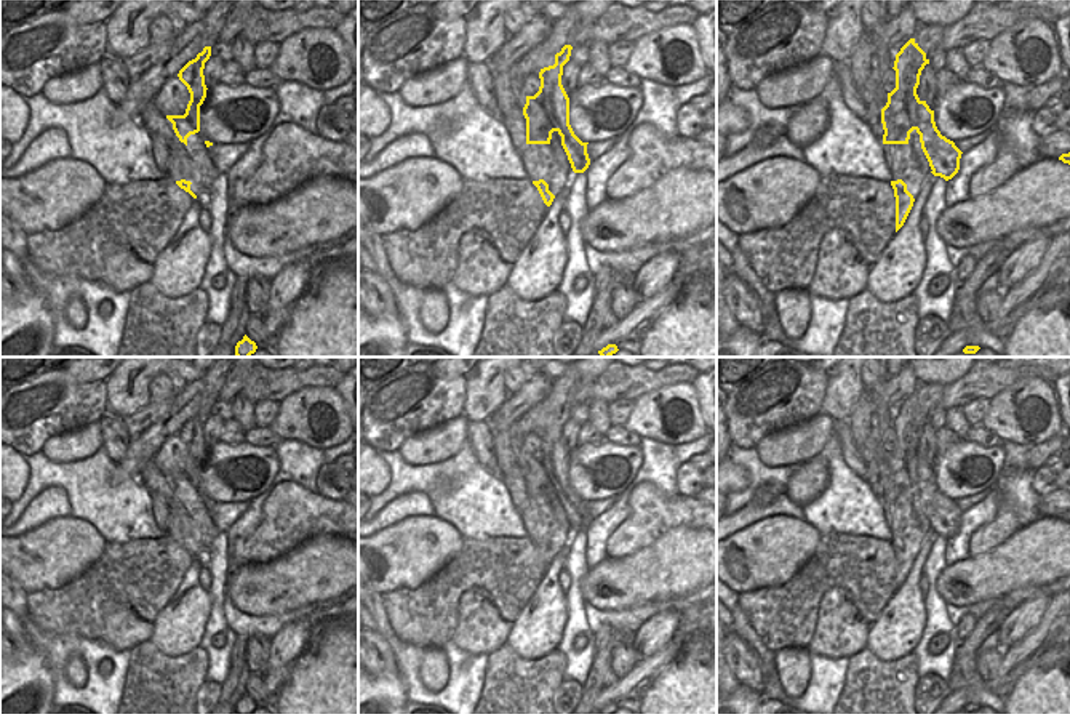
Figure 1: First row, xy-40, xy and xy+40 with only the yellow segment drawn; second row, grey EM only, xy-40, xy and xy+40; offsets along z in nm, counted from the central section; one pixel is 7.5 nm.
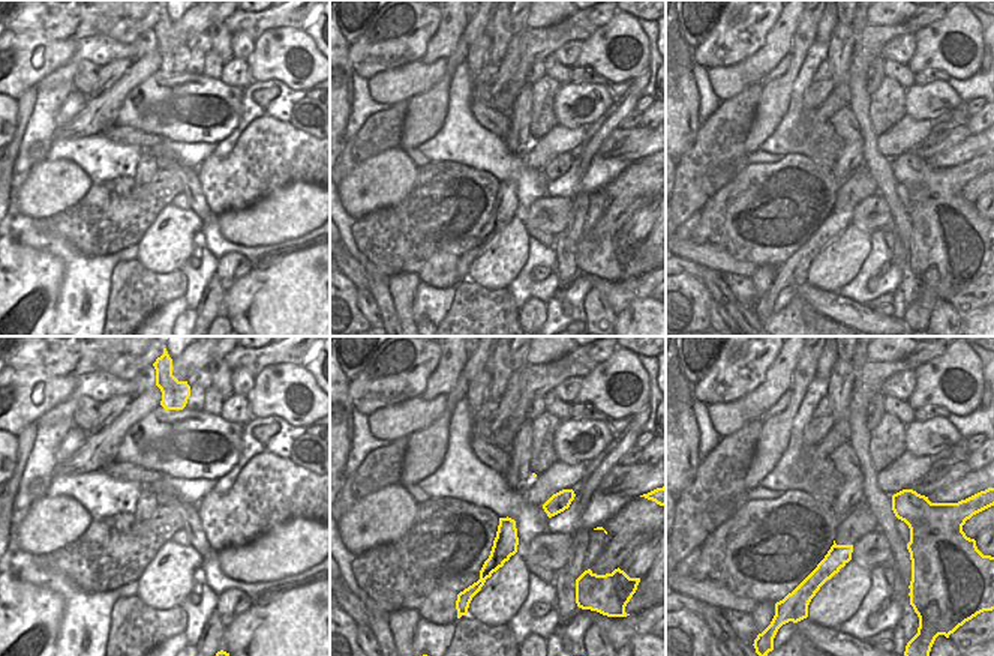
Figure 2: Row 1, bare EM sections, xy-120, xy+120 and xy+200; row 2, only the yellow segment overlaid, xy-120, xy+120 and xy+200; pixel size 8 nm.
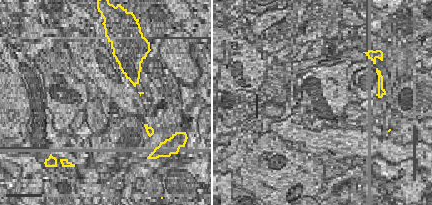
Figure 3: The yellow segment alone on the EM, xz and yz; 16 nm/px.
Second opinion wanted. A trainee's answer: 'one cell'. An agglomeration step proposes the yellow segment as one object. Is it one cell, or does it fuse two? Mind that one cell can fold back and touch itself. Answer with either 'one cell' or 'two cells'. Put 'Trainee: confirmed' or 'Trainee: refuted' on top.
Trainee: refuted
two cells

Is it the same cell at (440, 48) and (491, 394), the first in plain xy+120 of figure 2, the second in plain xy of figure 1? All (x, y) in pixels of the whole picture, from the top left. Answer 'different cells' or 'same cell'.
same cell

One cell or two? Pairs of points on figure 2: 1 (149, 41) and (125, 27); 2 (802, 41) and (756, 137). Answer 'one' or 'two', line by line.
1: two
2: one

